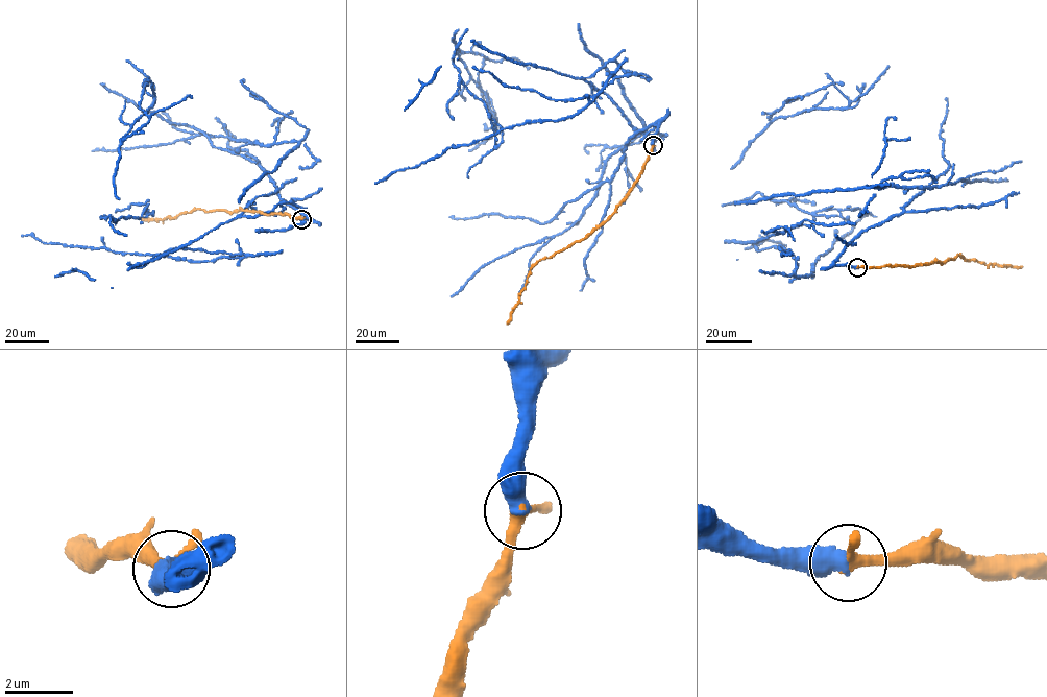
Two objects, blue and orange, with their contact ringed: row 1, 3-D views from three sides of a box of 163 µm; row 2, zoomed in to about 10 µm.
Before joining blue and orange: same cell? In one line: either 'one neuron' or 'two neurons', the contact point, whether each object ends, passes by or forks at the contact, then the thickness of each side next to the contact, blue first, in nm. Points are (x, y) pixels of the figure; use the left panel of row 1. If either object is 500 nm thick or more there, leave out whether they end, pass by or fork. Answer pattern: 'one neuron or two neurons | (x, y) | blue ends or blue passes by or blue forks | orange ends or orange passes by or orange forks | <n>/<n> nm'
one neuron | (301, 219) | 600/280 nm

